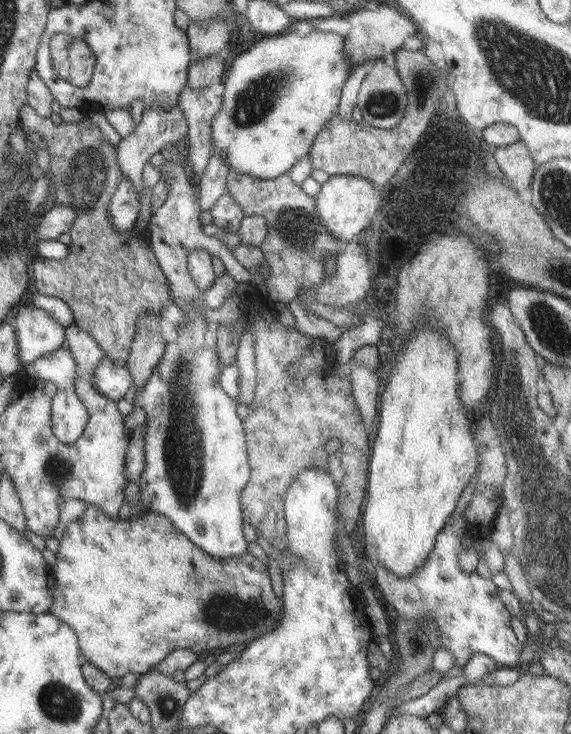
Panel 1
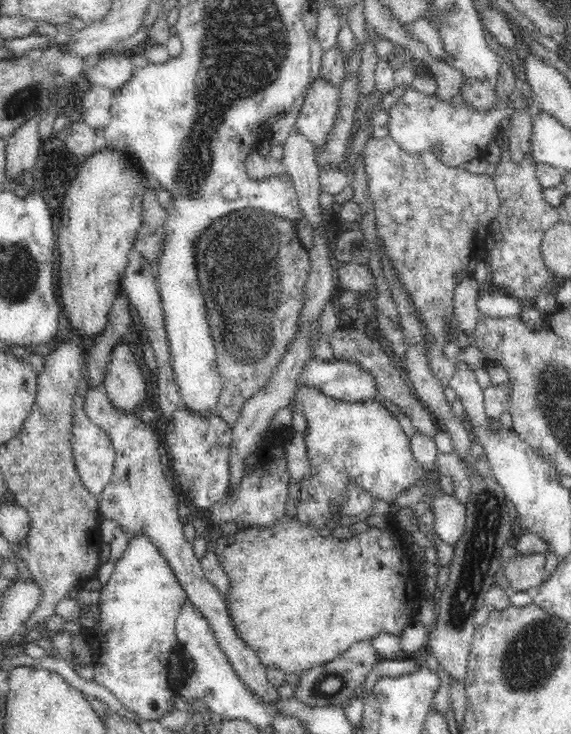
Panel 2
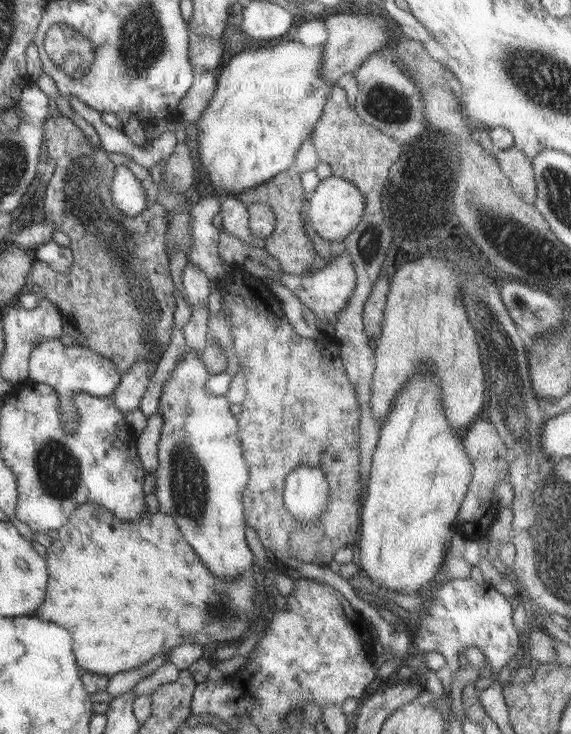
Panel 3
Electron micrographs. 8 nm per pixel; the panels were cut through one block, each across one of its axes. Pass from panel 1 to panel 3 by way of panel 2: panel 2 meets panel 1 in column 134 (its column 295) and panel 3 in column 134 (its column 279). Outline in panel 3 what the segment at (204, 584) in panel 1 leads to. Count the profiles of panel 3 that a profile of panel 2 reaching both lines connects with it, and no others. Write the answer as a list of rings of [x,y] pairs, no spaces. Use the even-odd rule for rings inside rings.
[[[84,503],[76,507],[70,518],[65,522],[64,526],[58,530],[58,537],[52,539],[52,543],[47,547],[45,556],[48,570],[48,584],[46,594],[41,607],[36,609],[31,616],[38,616],[40,620],[46,622],[54,622],[62,628],[66,628],[72,638],[74,638],[74,656],[76,664],[88,672],[96,672],[104,676],[114,676],[118,673],[130,671],[140,665],[144,665],[151,661],[152,658],[158,656],[164,651],[170,652],[170,649],[184,643],[194,643],[199,645],[208,644],[209,642],[226,642],[231,640],[232,643],[240,636],[244,636],[251,627],[252,622],[262,617],[265,612],[264,607],[264,588],[265,579],[256,578],[256,574],[249,572],[244,574],[242,578],[236,578],[232,582],[216,578],[206,566],[204,562],[198,558],[194,549],[186,542],[183,534],[180,532],[174,516],[167,515],[163,512],[146,513],[136,520],[123,521],[115,517],[107,508],[94,503]]]

